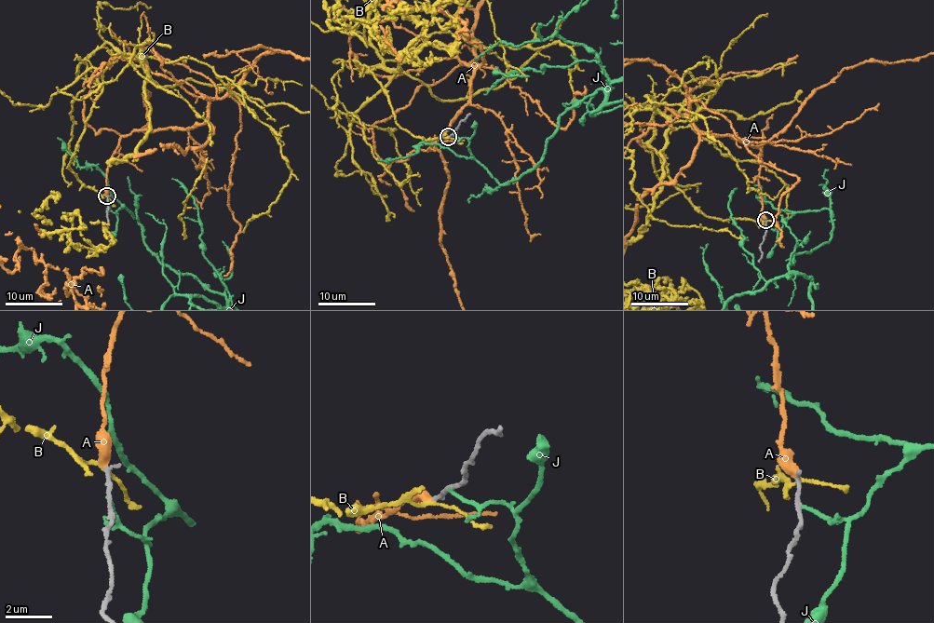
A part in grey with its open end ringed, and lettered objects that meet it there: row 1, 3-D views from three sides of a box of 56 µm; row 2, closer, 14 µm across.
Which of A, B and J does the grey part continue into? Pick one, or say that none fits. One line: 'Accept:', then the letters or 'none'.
Accept: A

